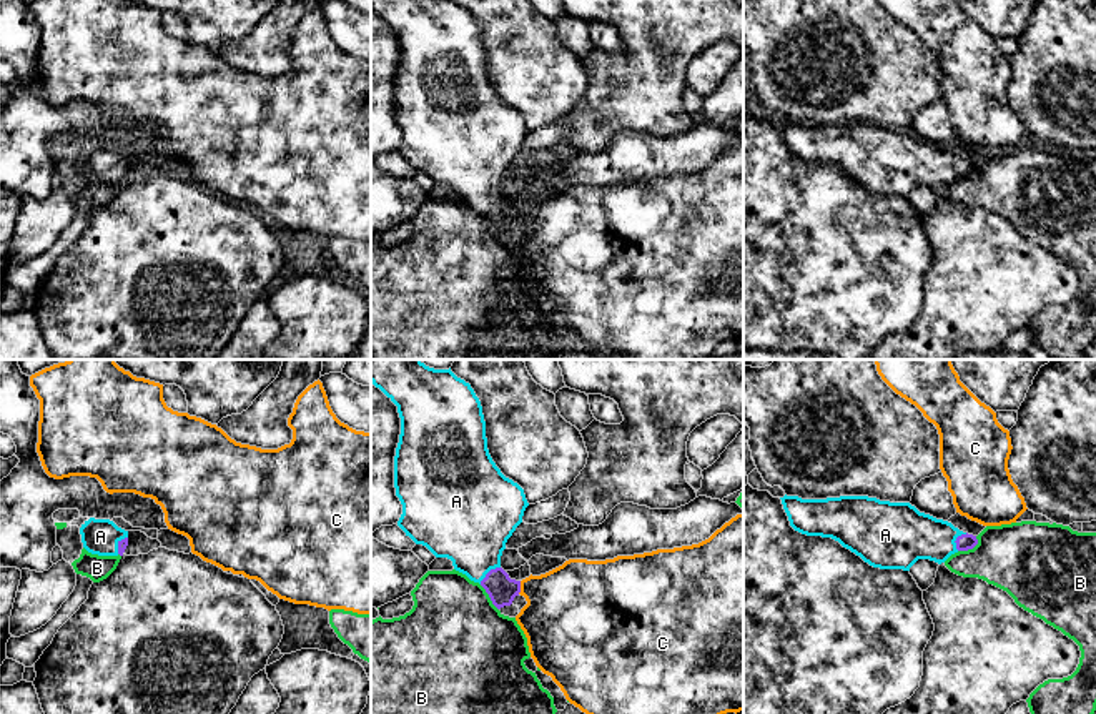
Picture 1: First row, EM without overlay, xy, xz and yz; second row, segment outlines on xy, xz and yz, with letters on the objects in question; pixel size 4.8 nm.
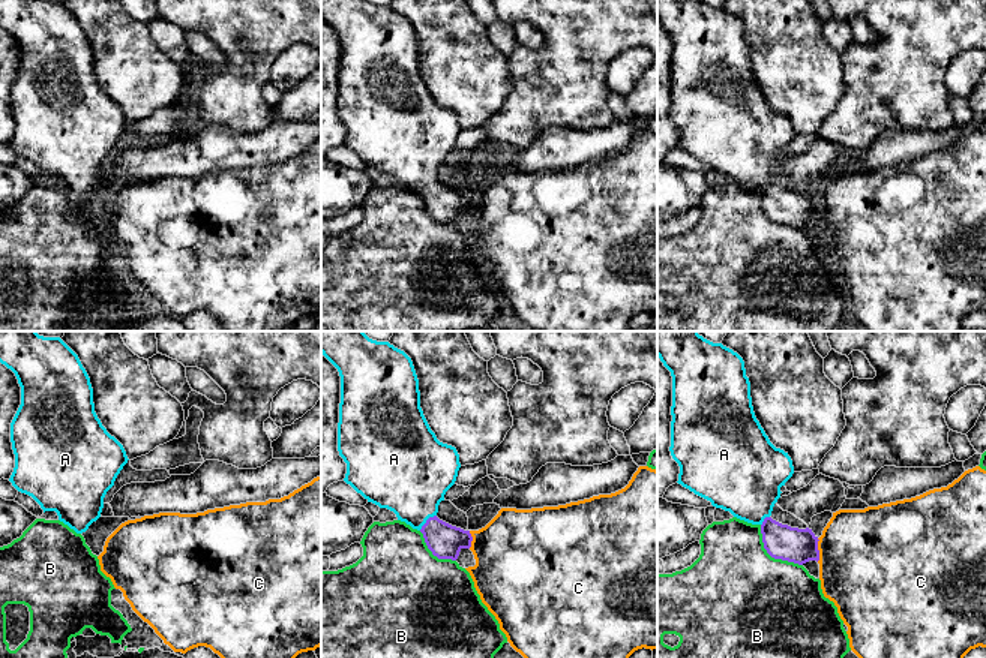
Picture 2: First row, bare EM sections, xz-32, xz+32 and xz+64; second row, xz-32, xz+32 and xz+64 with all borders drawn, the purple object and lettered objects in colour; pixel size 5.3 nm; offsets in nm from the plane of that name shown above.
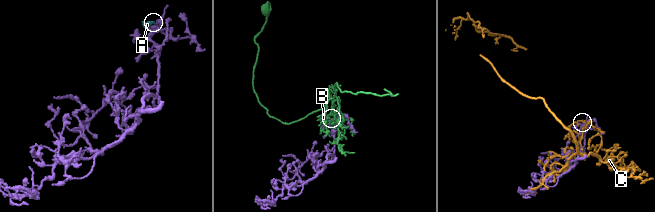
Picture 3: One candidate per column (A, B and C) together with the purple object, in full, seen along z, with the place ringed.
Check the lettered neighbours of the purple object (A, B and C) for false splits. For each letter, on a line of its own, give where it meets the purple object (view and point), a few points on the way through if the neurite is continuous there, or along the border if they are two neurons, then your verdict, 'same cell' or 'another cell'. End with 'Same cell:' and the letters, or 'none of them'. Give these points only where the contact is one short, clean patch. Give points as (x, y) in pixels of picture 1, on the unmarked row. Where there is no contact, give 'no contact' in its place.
A: contact xz (488, 200); way xz (503, 217), (488, 200), (476, 180), (469, 152); same cell
B: contact yz (970, 175); another cell
C: contact xz (519, 215); another cell
Same cell: A

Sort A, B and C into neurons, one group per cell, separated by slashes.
A / B / C

